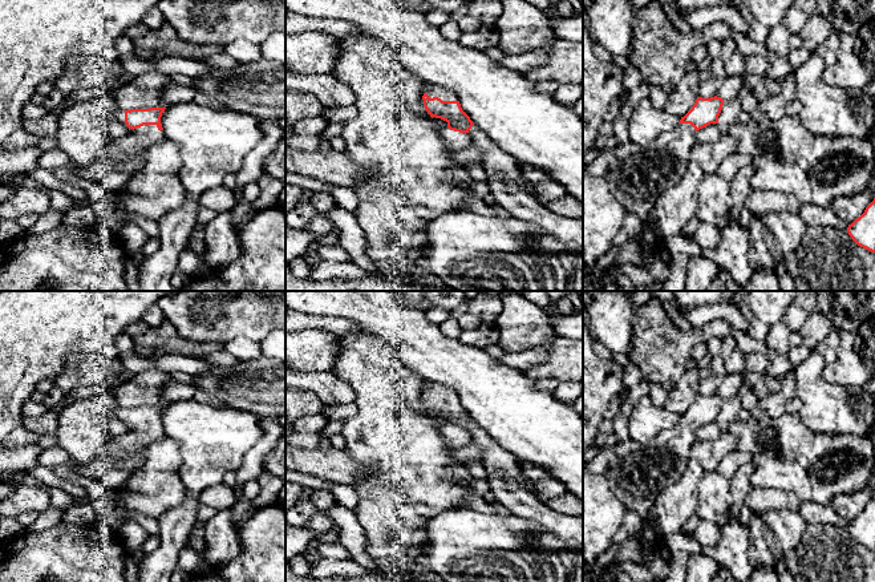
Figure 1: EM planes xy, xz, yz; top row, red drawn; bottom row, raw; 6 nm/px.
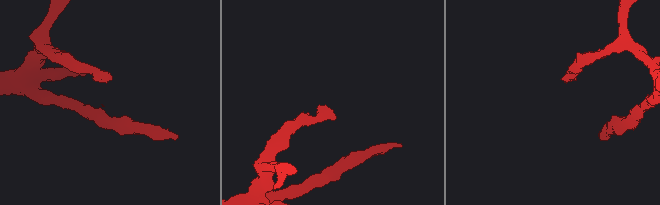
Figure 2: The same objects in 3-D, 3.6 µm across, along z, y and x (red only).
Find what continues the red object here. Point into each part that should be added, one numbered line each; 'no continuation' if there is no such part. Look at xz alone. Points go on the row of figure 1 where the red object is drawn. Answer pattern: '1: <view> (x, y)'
1: xz (432, 91)

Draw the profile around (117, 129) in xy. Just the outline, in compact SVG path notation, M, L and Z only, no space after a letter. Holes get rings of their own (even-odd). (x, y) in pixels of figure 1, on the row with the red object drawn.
M114 117L110 118L110 121L109 121L109 136L113 140L118 140L118 138L122 138L125 136L129 136L129 133L130 133L130 130L125 124L119 122Z

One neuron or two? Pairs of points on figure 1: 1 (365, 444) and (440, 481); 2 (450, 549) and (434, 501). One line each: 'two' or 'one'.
1: one
2: two

